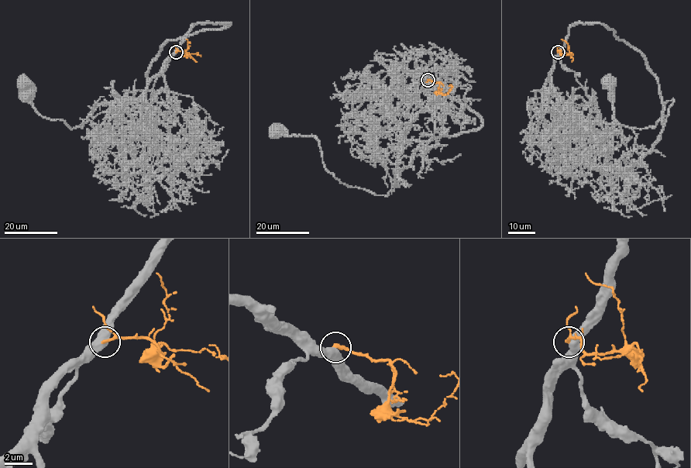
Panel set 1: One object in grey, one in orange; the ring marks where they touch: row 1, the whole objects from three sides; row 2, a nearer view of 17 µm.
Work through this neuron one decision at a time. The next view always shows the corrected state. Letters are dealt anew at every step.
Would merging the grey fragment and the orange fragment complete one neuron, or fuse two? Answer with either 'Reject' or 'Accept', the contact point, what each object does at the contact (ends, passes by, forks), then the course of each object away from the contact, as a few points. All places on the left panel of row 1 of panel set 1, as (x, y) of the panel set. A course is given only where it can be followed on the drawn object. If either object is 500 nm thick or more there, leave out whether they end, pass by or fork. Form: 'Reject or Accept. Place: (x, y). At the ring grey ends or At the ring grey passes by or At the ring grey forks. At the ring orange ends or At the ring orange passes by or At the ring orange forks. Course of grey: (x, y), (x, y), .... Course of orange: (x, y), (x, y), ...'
Reject. Place: (176, 52). Course of grey: (176, 52), (133, 131), (132, 154), (149, 167), (132, 98), (100, 102), (70, 128), (42, 116), (25, 81). Course of orange: (176, 52), (200, 55), (197, 53)

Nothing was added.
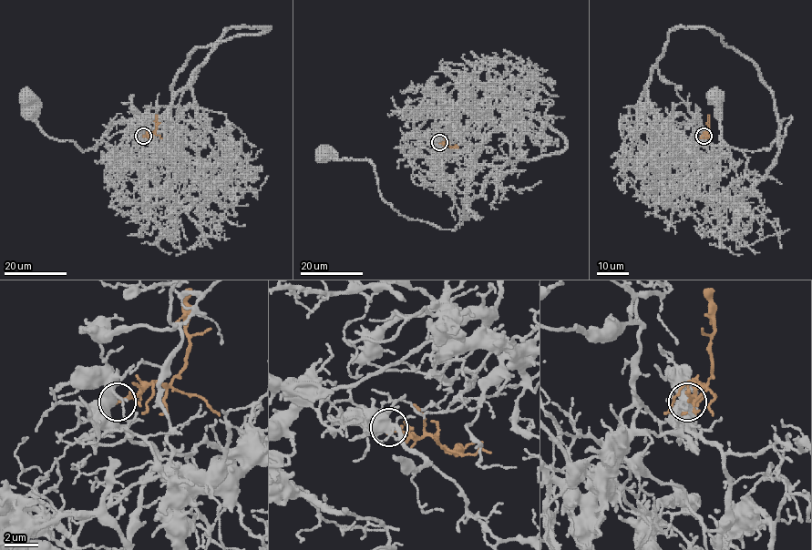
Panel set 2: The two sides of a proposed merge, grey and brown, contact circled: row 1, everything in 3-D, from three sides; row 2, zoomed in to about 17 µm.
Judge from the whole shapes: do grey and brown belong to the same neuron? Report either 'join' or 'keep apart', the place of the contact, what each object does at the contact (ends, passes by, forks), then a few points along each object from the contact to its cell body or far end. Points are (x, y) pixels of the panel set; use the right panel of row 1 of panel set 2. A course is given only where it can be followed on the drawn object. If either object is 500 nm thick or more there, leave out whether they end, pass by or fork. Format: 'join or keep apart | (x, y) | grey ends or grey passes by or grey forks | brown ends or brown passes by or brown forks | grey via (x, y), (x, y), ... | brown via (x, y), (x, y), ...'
join | (704, 136) | grey forks | brown ends | grey via (704, 137), (711, 159), (697, 189), (740, 197), (772, 164), (791, 117), (769, 147), (728, 147), (714, 96) | brown via (704, 137), (708, 129), (707, 115)

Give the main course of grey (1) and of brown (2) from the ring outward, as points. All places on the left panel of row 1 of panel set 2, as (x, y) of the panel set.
1: (143, 137), (144, 171), (175, 197), (156, 117), (117, 120), (82, 150), (48, 137), (28, 96)
2: (143, 137), (156, 129), (156, 115)

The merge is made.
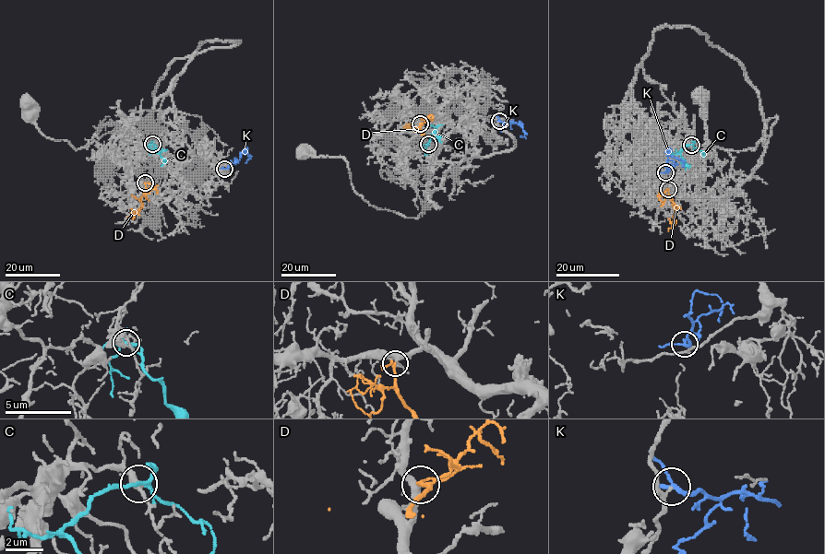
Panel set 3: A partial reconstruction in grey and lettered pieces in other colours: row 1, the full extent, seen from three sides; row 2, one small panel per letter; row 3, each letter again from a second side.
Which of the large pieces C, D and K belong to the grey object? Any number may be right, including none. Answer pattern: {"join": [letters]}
{"join": ["D"]}

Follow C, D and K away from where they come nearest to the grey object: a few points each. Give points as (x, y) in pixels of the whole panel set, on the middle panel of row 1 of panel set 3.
C: (427, 144), (431, 134), (434, 133), (438, 139), (436, 138)
D: (420, 123), (417, 128), (403, 126)
K: (499, 121), (519, 123), (524, 135), (520, 136)

